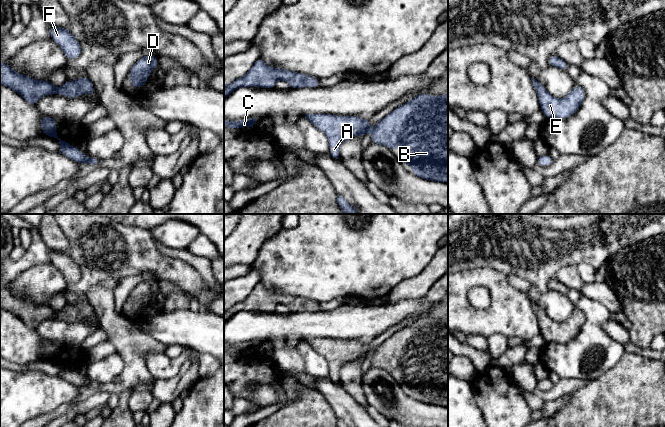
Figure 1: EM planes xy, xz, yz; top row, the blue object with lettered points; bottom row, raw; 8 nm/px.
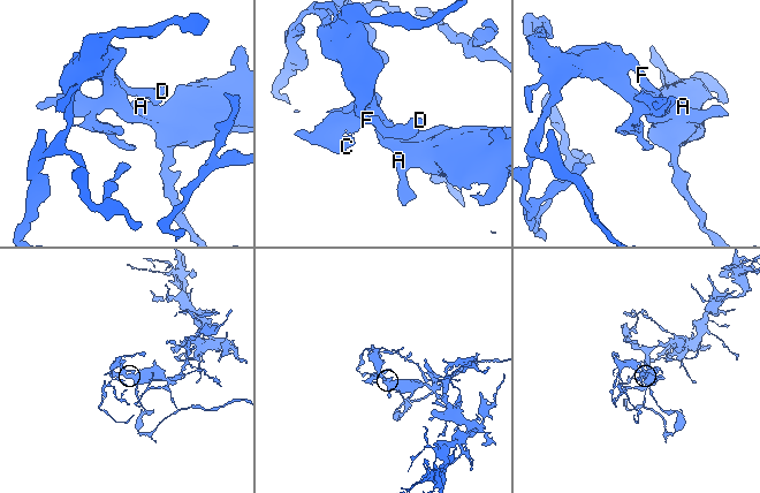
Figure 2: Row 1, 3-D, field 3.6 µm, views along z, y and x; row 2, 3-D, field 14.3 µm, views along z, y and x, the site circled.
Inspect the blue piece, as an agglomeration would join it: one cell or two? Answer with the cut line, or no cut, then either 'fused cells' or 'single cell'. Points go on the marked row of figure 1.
no cut | single cell

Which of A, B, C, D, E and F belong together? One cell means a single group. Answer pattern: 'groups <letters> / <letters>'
groups A B C D E F

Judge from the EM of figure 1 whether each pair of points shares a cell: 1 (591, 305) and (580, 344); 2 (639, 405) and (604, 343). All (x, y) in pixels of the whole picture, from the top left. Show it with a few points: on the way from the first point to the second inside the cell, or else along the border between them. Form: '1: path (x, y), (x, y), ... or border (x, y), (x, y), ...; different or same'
1: path (591, 315), (590, 334); same
2: border (625, 352), (612, 367), (597, 377); different

